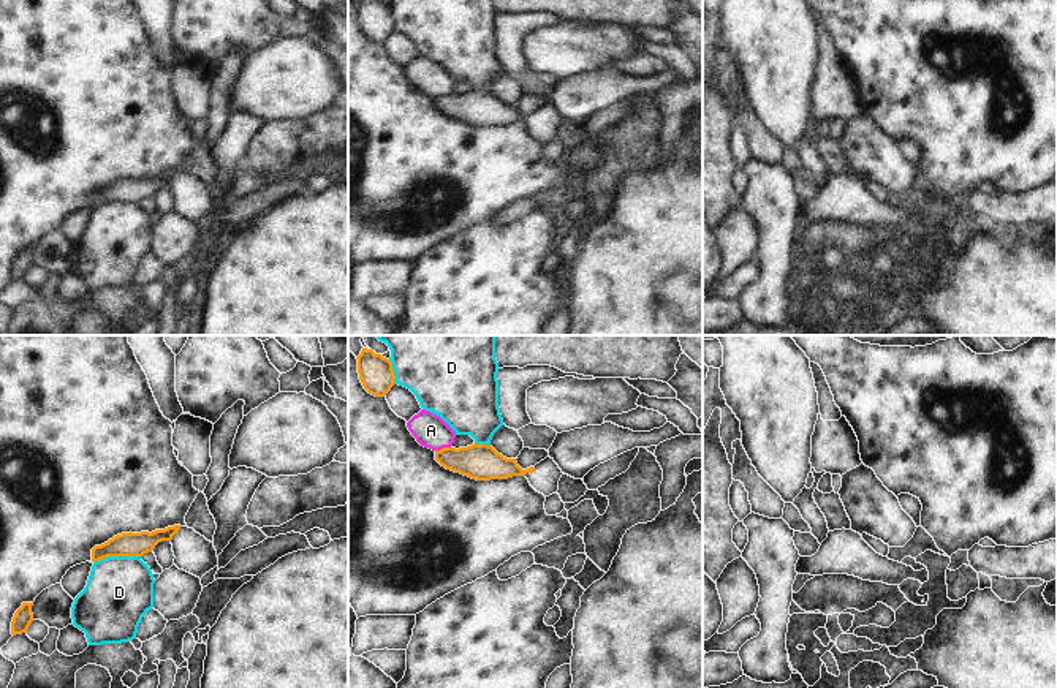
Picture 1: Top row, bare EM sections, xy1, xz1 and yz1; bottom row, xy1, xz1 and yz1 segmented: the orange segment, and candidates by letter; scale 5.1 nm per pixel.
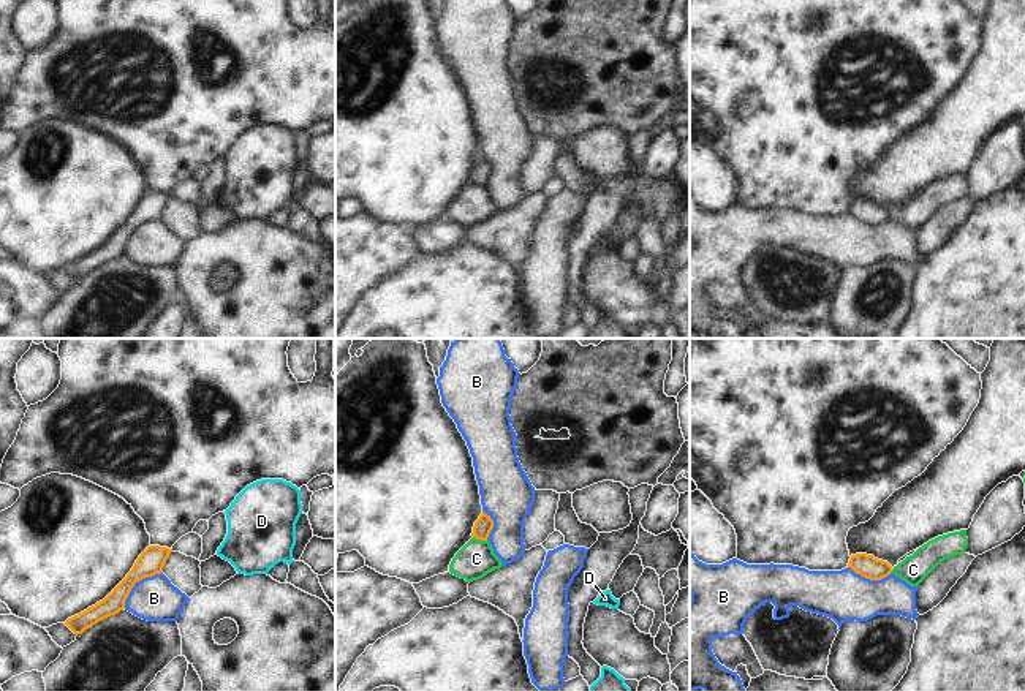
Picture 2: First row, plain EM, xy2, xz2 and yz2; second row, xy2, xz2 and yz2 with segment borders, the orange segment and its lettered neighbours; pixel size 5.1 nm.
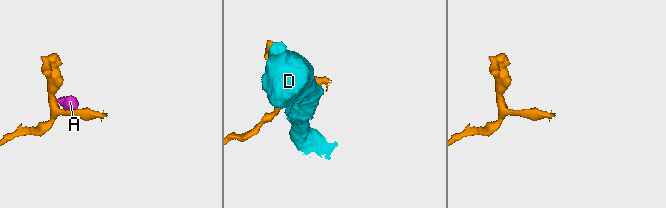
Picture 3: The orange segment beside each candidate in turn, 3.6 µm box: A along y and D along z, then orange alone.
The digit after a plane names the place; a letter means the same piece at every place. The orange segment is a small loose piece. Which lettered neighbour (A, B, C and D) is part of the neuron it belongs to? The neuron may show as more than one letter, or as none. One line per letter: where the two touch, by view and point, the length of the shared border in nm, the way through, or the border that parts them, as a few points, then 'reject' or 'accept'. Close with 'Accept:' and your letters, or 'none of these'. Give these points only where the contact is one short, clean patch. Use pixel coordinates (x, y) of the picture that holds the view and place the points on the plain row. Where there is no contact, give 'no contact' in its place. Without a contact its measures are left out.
A: contact xz1 (443, 94); length 80 nm; border xz1 (450, 92), (435, 97); reject
B: contact xy2 (136, 226); length 280 nm; border xy2 (162, 217), (139, 225), (124, 253); reject
C: contact xz2 (480, 184); length 80 nm; reject
D: contact xy1 (116, 201); length 240 nm; reject
Accept: none of these

